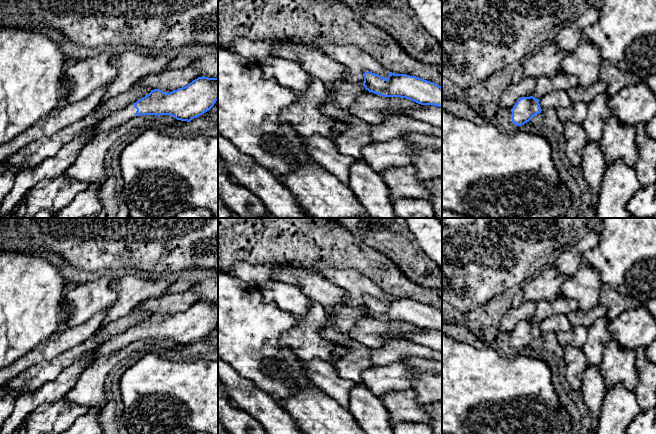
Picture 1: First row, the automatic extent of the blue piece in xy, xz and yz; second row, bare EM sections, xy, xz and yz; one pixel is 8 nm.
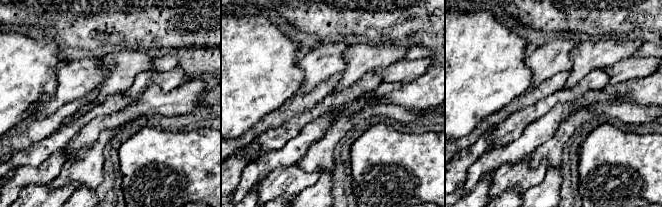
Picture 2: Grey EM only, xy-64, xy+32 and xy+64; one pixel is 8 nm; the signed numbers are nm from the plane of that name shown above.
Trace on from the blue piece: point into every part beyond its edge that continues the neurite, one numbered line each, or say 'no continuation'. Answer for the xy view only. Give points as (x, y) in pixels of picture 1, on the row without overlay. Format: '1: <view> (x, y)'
1: xy (119, 342)

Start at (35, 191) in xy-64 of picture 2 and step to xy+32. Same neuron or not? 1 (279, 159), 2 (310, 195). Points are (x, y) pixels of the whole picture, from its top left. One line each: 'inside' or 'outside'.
1: outside
2: outside

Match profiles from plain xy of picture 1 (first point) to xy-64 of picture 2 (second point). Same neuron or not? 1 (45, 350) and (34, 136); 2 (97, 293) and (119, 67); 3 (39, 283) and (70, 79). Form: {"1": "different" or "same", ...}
{"1": "same", "2": "different", "3": "different"}

